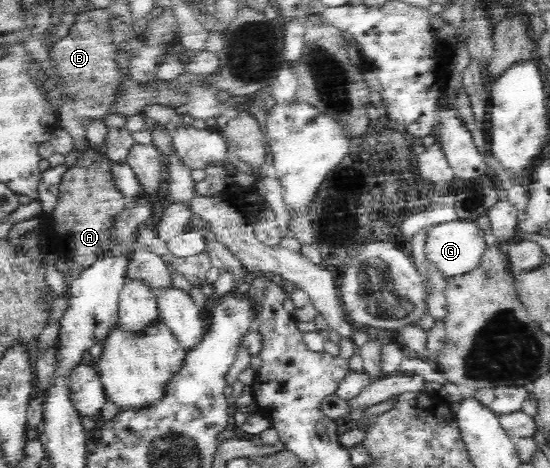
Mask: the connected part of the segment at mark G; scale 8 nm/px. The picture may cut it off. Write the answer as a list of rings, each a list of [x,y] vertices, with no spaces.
[[[455,219],[453,222],[434,225],[429,229],[425,244],[425,258],[427,263],[431,262],[441,272],[441,276],[447,278],[462,276],[479,266],[481,255],[487,247],[483,230],[475,222]]]

